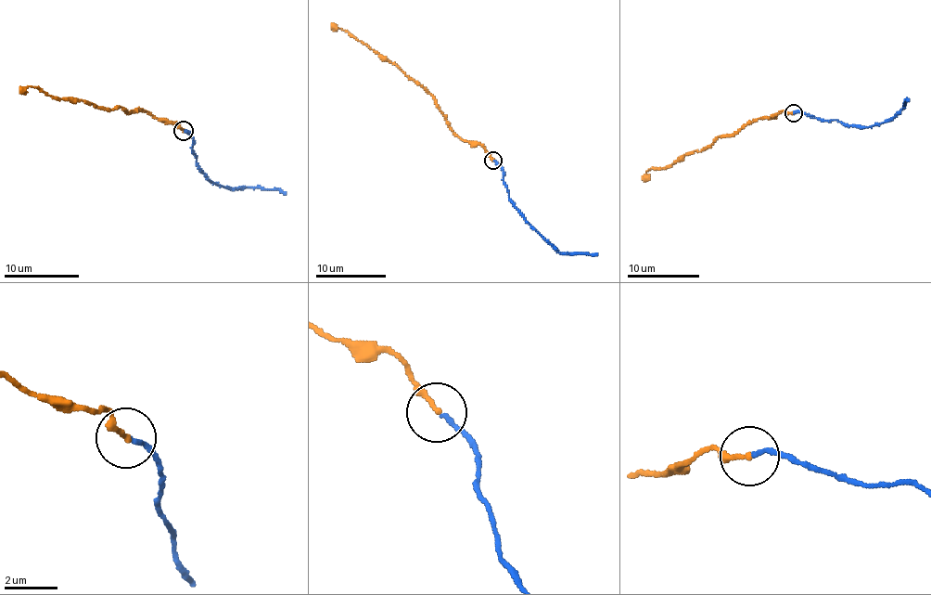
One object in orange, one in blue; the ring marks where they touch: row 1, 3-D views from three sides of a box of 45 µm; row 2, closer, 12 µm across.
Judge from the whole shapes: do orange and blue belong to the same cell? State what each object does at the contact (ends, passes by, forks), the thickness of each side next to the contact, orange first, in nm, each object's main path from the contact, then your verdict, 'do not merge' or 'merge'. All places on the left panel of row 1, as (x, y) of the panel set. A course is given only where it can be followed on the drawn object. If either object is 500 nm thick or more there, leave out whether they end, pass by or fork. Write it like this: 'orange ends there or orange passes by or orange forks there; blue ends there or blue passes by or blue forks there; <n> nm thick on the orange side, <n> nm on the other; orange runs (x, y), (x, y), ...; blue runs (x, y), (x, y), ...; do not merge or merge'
orange ends there; blue ends there; 190 nm thick on the orange side, 160 nm on the other; orange runs (183, 130), (178, 122), (161, 122), (142, 109), (95, 107), (29, 86), (19, 92); blue runs (184, 130), (193, 140), (196, 161), (210, 181), (232, 189), (247, 187), (282, 190), (286, 194); merge

